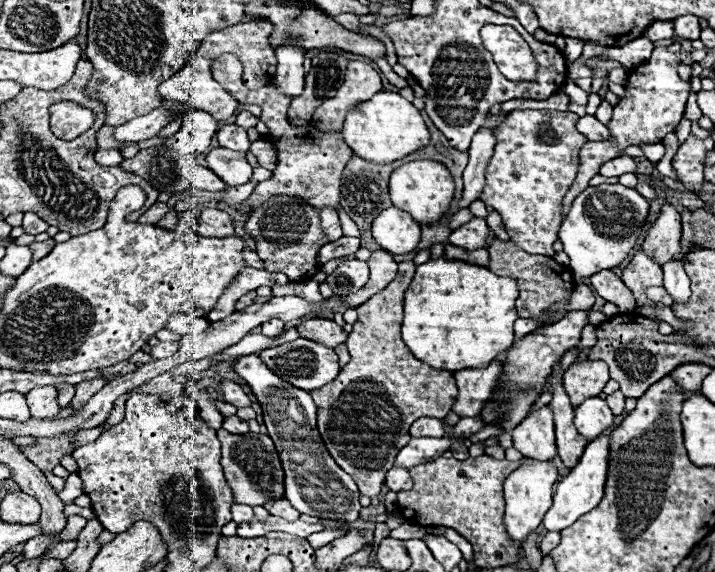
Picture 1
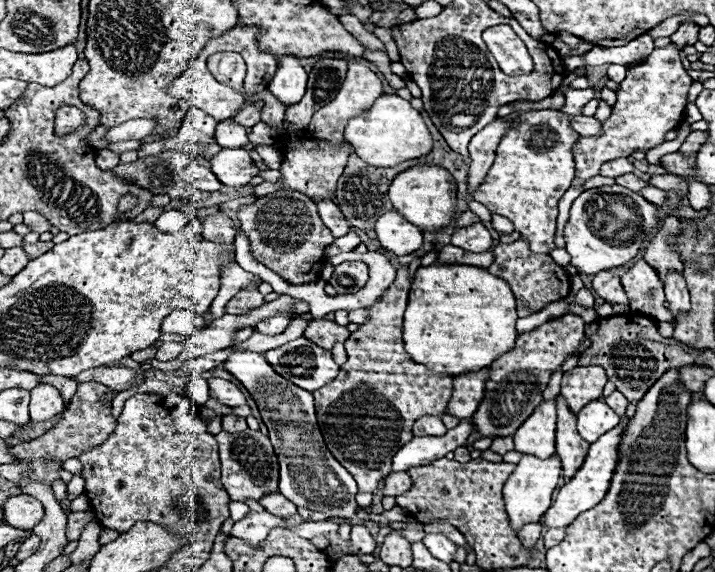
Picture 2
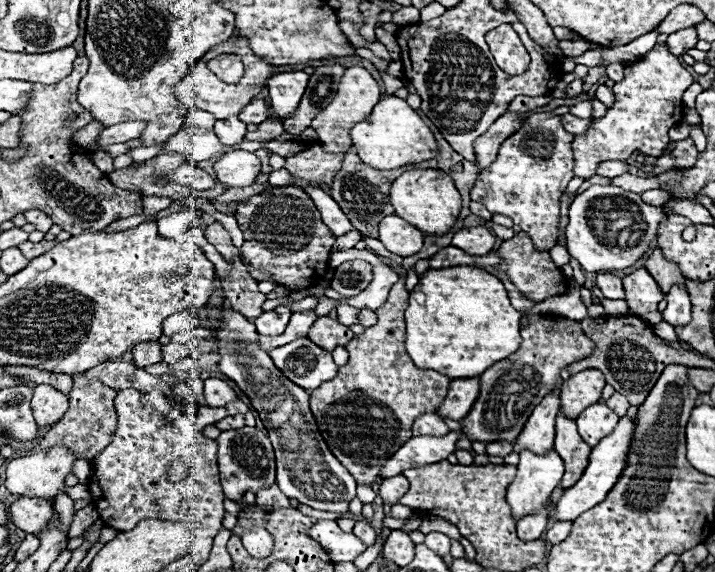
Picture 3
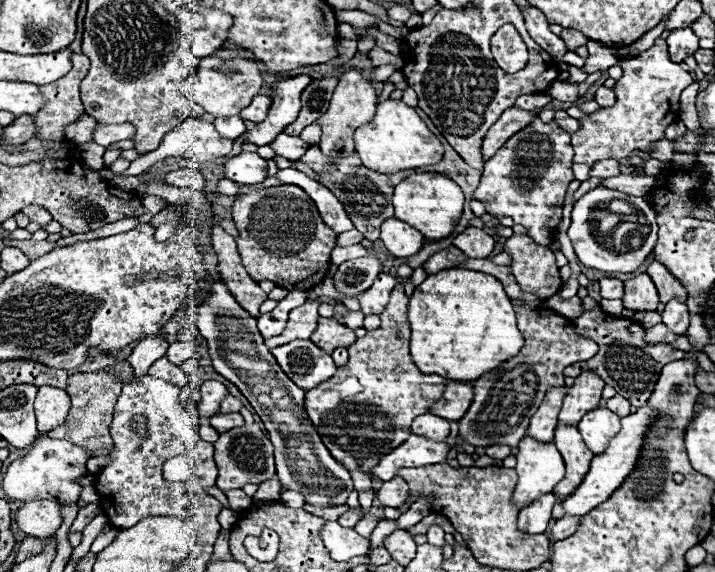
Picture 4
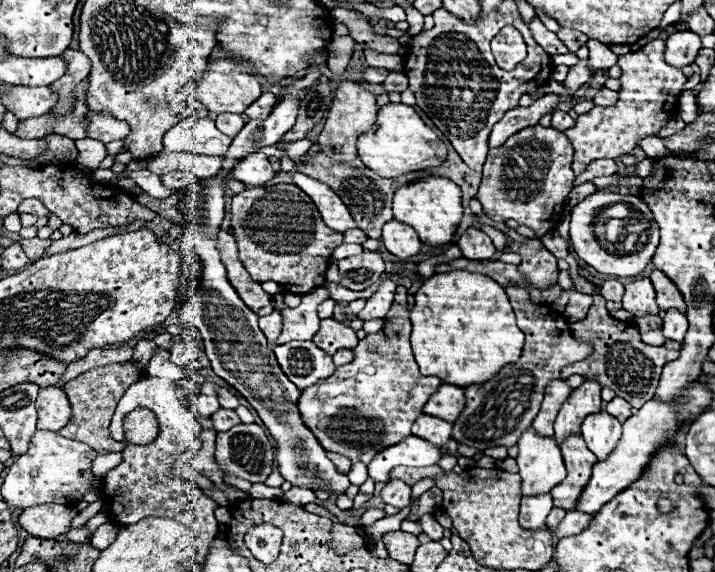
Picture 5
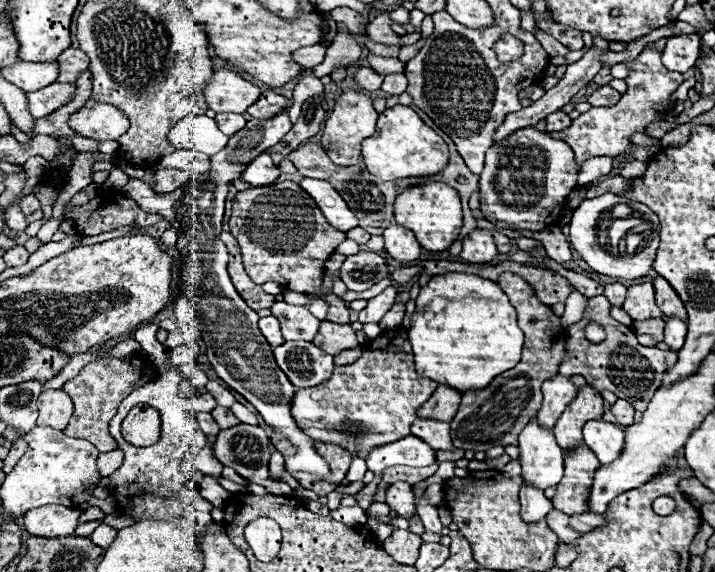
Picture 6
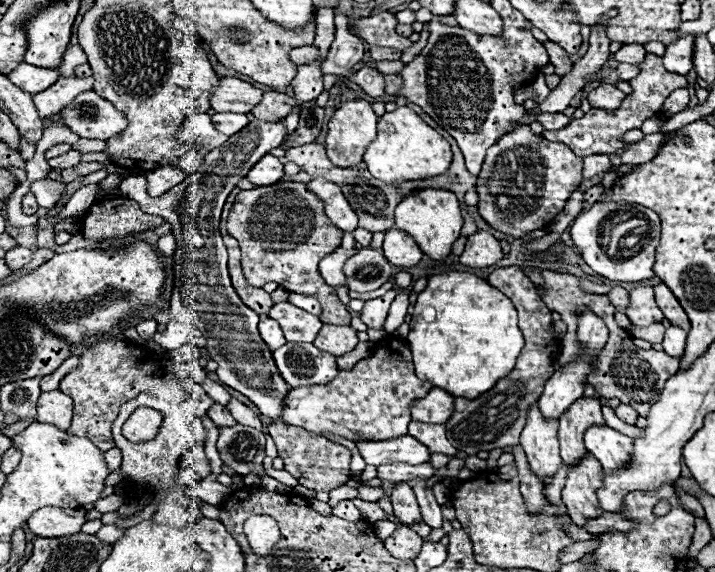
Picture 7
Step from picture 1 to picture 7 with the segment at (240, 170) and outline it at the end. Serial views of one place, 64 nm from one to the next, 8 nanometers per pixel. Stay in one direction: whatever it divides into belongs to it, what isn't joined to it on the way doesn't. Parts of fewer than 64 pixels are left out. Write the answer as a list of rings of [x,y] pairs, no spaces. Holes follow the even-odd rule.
[[[268,154],[268,156],[262,156],[256,166],[252,166],[246,180],[250,180],[254,186],[268,186],[268,184],[280,182],[282,176],[284,176],[282,162],[276,156]]]

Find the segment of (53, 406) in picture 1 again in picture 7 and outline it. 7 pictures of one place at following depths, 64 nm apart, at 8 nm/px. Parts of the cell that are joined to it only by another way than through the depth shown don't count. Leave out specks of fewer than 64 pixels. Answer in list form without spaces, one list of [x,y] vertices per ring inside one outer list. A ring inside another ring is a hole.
[[[60,390],[42,392],[38,398],[38,422],[54,424],[60,430],[66,430],[72,422],[74,402],[68,394]]]

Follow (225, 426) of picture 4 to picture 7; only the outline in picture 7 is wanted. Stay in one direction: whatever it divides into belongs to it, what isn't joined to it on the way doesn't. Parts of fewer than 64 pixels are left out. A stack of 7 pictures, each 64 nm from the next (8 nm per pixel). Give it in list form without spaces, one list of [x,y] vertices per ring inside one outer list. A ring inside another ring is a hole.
[[[214,404],[210,410],[208,410],[208,416],[212,418],[212,422],[216,426],[232,426],[236,424],[236,420],[232,418],[232,414],[222,406],[222,404]]]

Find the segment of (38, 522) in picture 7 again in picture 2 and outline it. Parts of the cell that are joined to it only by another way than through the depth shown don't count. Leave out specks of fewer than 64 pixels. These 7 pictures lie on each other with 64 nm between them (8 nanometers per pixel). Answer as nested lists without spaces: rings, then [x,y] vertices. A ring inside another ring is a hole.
[[[28,494],[10,496],[4,502],[2,510],[4,510],[4,522],[16,528],[24,528],[24,530],[32,530],[44,516],[42,504]]]

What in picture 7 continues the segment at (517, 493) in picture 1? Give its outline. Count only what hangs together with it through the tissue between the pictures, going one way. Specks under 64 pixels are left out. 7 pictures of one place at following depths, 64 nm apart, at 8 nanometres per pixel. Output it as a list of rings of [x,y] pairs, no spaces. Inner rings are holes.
[[[536,404],[528,412],[520,446],[526,452],[528,468],[538,476],[538,480],[544,482],[546,478],[556,476],[562,466],[562,458],[558,454],[558,422],[544,420]]]

